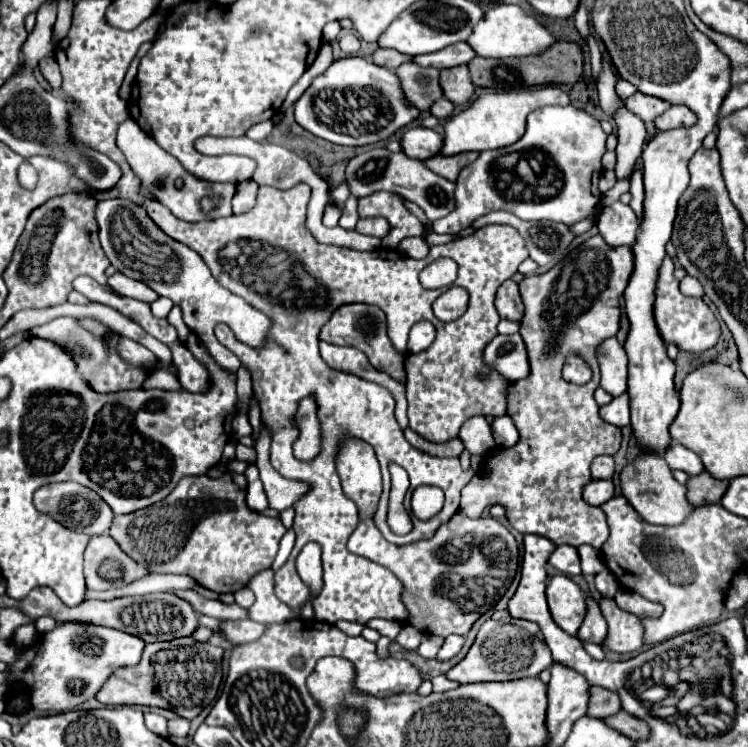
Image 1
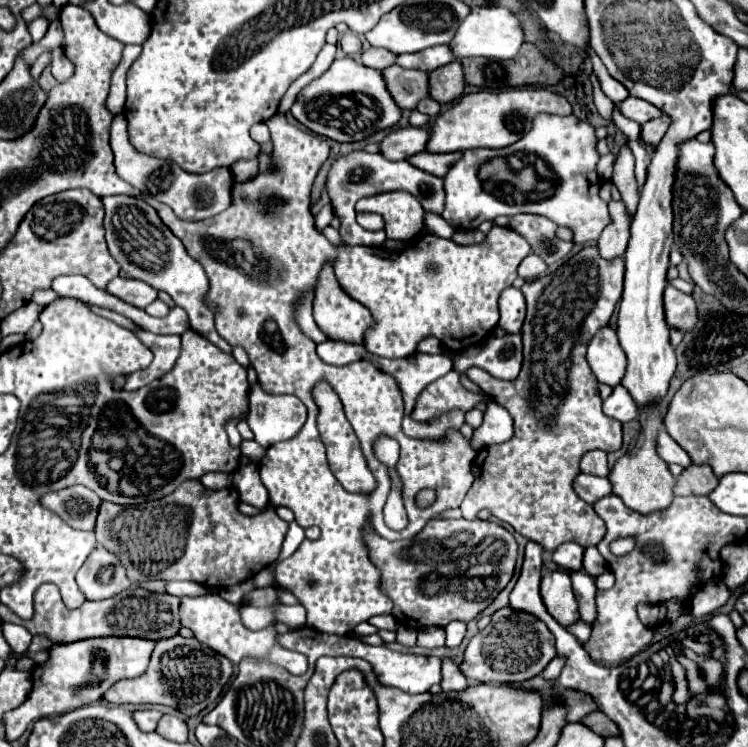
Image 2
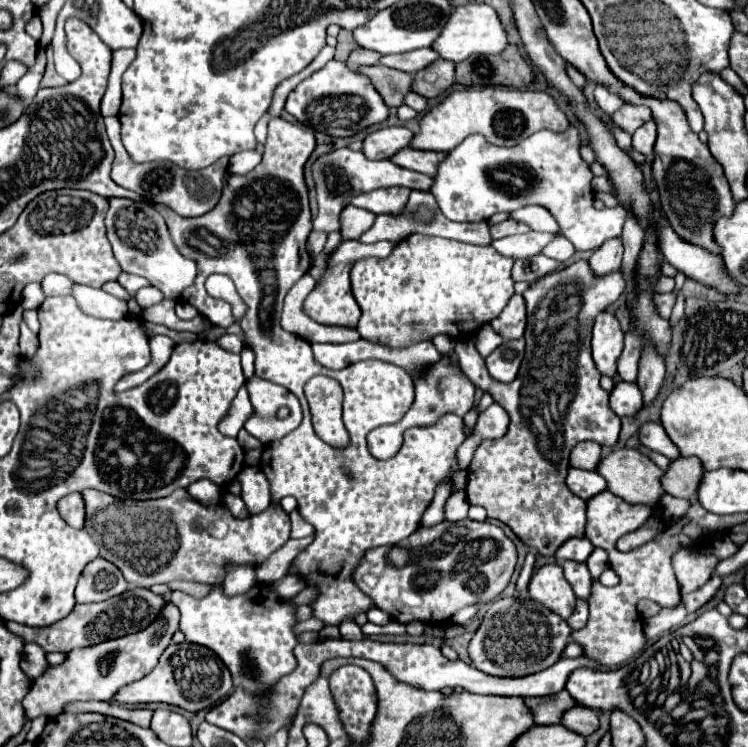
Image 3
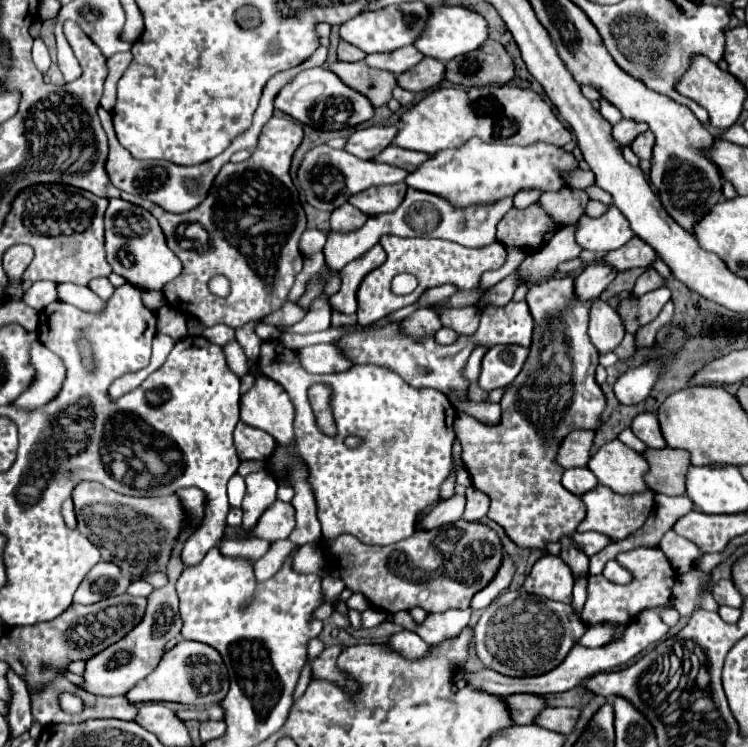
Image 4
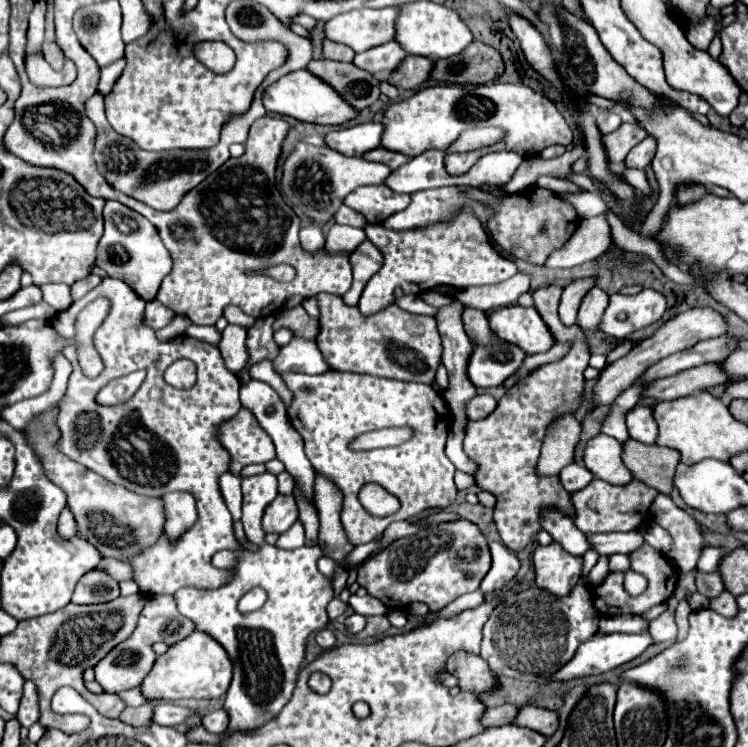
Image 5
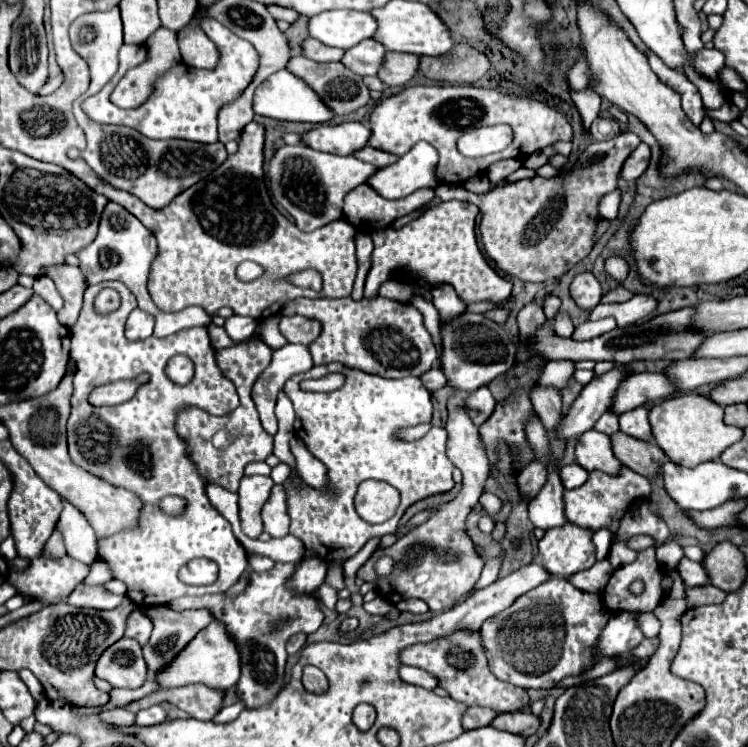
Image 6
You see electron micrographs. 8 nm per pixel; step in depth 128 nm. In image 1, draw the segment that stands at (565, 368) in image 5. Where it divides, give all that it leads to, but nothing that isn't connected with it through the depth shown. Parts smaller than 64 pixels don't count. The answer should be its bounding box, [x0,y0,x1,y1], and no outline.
[458,234,632,548]

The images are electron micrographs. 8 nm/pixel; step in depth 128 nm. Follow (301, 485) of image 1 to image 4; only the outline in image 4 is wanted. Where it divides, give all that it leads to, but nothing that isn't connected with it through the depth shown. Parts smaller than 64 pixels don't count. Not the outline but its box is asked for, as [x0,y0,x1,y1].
[240,376,294,444]

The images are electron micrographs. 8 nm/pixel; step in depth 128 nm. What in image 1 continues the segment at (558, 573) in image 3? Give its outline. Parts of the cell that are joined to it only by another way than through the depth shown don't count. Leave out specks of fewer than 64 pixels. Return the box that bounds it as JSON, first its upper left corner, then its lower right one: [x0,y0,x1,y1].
[546,574,586,636]

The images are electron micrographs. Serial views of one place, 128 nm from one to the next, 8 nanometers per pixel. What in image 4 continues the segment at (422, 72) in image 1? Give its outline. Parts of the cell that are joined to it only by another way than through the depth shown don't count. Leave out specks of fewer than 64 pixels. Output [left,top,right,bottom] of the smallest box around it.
[326,62,398,106]

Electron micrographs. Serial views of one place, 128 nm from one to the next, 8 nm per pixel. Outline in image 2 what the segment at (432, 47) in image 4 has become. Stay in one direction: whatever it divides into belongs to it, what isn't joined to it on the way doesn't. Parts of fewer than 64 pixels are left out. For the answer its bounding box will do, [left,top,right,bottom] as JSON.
[450,6,524,60]

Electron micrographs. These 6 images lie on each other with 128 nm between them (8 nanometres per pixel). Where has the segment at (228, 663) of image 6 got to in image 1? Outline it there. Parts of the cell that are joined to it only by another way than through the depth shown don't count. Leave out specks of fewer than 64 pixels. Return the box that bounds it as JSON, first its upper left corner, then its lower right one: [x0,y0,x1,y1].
[96,638,222,720]

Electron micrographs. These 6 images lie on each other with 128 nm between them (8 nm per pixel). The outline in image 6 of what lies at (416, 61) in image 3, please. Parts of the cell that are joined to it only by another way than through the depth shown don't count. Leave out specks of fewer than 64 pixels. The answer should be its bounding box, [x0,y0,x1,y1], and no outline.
[342,40,386,76]

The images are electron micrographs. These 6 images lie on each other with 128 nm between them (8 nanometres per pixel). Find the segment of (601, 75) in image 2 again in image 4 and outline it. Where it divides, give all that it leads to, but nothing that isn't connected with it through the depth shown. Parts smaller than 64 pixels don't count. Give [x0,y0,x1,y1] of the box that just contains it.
[600,98,622,124]

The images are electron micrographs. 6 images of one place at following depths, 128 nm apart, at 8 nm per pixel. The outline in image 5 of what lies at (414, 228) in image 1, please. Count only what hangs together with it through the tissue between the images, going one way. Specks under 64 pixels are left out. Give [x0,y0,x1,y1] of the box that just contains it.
[344,186,410,224]

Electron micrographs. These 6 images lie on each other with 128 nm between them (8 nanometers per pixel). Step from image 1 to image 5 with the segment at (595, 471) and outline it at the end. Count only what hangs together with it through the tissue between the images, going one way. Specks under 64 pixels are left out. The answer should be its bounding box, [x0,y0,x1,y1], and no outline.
[538,414,582,476]

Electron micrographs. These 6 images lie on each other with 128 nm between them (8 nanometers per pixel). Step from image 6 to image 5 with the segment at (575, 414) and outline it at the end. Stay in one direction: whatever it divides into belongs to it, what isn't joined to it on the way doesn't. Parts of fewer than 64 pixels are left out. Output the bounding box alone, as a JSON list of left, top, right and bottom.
[594,308,726,406]

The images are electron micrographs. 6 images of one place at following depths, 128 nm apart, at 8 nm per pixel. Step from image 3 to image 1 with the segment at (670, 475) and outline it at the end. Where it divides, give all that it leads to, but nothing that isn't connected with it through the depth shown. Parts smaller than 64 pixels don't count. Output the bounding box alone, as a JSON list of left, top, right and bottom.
[686,472,728,506]

